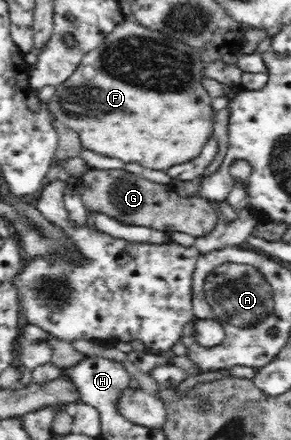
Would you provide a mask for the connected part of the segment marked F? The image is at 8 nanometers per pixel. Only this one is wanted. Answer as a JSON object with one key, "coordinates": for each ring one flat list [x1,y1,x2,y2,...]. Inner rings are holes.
{"coordinates":[[128,19,83,56,72,77,57,87,49,107,55,119,79,134,82,148,166,172,173,165,195,159,213,135,213,99,201,84,205,65,198,61,197,50]]}

